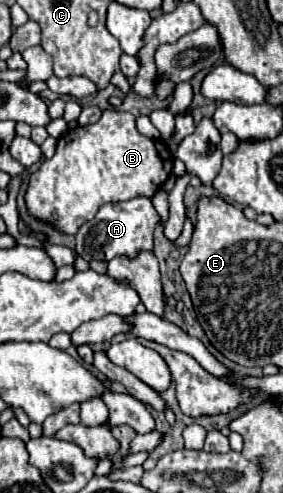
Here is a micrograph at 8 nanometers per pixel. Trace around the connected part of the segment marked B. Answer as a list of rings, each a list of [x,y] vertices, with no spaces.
[[[103,110],[95,124],[75,126],[61,134],[55,156],[43,160],[39,170],[31,174],[25,194],[29,212],[39,220],[53,222],[65,234],[77,234],[81,224],[89,222],[103,204],[131,200],[141,194],[153,196],[173,168],[173,154],[165,148],[163,162],[159,144],[159,140],[137,132],[131,112]]]

